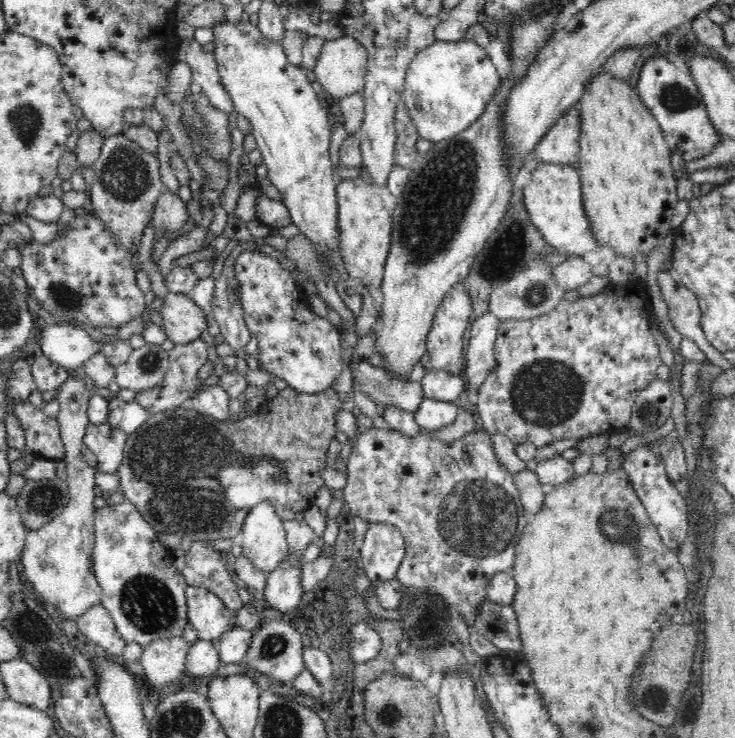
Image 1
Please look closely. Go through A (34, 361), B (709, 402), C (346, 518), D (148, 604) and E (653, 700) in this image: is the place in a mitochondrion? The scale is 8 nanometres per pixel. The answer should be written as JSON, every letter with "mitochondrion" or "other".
{"A":"other","B":"other","C":"other","D":"mitochondrion","E":"mitochondrion"}

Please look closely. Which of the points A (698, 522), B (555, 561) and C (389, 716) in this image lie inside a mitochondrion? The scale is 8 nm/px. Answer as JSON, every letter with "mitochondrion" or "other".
{"A":"other","B":"other","C":"mitochondrion"}

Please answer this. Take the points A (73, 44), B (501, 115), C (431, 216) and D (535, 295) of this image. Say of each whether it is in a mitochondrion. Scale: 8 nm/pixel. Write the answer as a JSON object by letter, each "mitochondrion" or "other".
{"A":"other","B":"other","C":"mitochondrion","D":"mitochondrion"}

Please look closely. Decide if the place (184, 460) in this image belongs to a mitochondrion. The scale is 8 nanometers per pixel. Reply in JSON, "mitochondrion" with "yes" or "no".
{"mitochondrion":"yes"}

